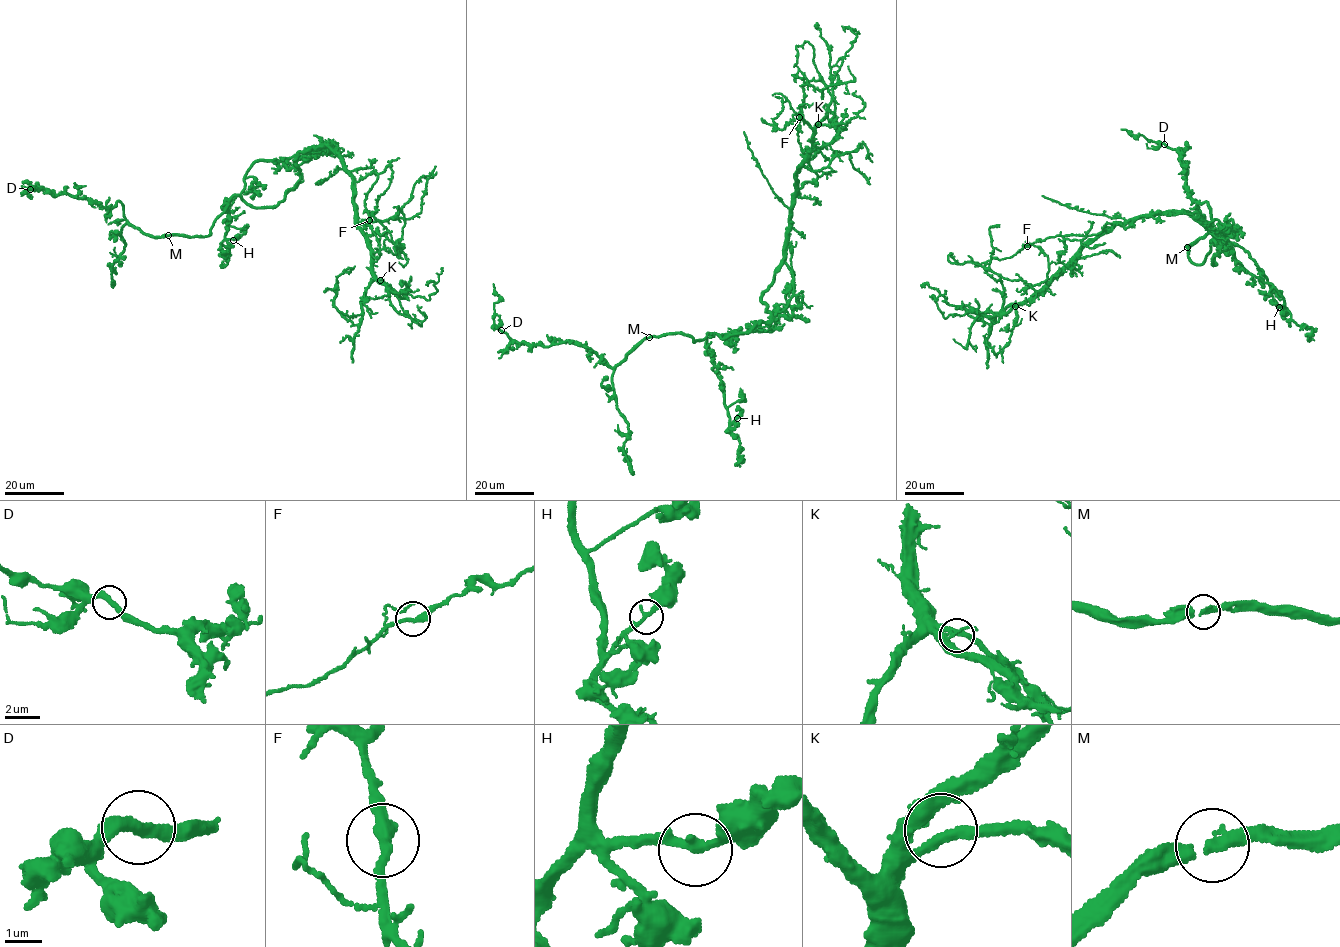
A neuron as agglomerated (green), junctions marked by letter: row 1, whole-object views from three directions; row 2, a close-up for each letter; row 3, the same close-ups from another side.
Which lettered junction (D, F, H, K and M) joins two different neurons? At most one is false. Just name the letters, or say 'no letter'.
no letter

